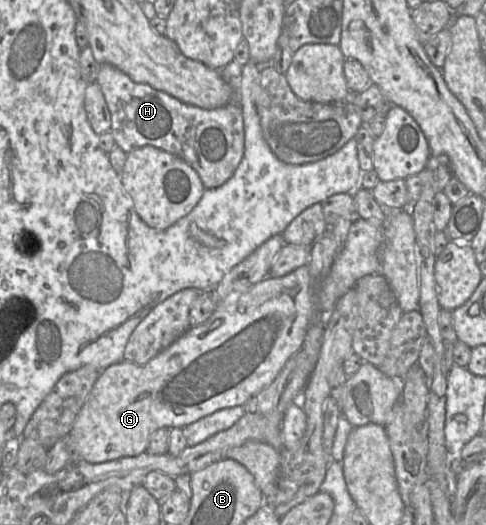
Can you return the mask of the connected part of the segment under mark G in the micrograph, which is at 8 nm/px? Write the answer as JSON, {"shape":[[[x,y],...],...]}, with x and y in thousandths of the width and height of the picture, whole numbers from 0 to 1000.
{"shape":[[[730,413],[708,470],[695,478],[675,522],[658,535],[644,533],[632,503],[580,528],[551,524],[510,554],[473,560],[444,581],[422,615],[393,621],[379,638],[302,691],[284,695],[251,686],[208,707],[142,823],[152,865],[185,882],[284,869],[302,859],[311,829],[327,815],[377,815],[447,781],[502,773],[519,754],[551,737],[588,690],[621,663],[648,590],[673,604],[737,531],[782,520],[774,478],[786,463],[786,430]]]}

